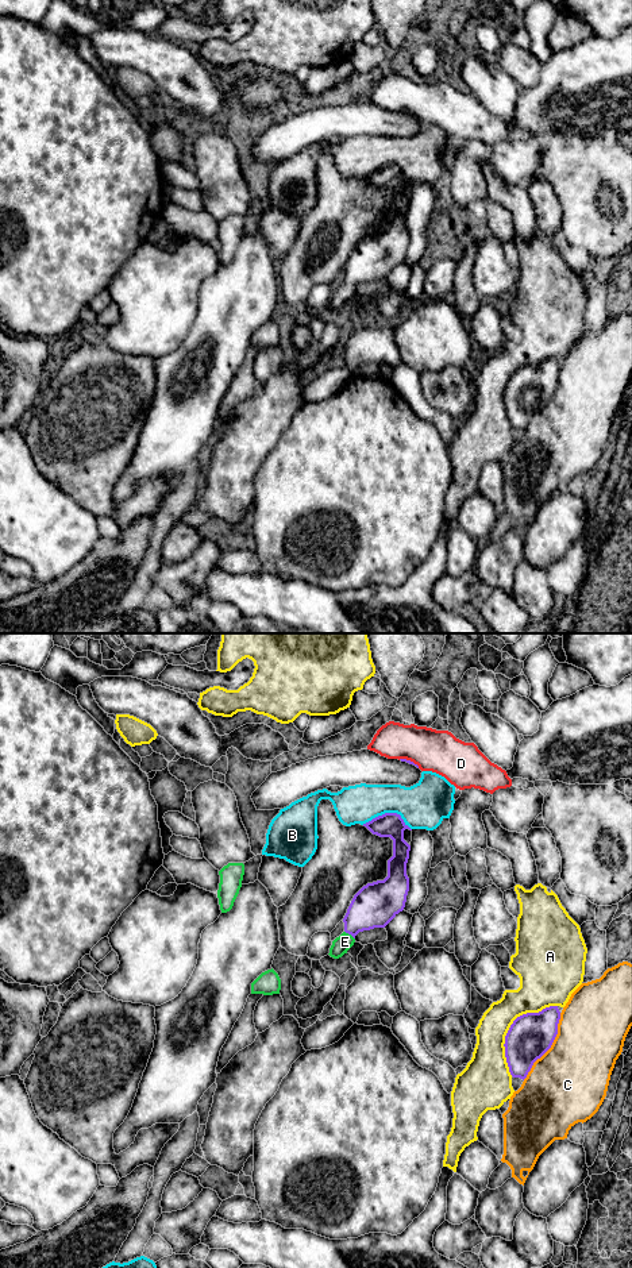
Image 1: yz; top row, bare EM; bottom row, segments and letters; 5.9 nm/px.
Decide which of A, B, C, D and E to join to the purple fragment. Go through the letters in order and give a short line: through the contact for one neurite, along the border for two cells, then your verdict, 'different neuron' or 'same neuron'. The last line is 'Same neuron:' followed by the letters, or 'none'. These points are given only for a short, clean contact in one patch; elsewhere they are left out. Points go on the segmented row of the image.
A: different neuron
B: different neuron
C: different neuron
D: different neuron
E: line yz (374, 905), (350, 933), (345, 941); same neuron
Same neuron: E

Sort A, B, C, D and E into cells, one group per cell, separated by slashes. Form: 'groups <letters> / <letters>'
groups A / B / C / D / E

